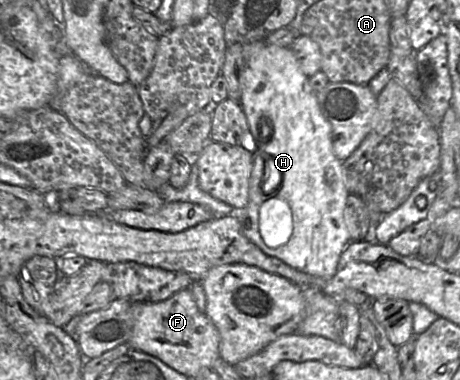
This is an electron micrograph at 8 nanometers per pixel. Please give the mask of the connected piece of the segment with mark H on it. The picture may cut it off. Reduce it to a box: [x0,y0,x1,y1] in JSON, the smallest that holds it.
[236,43,351,279]

